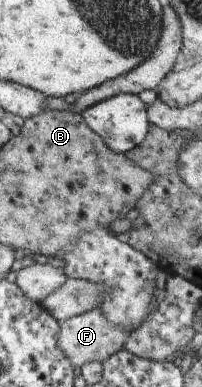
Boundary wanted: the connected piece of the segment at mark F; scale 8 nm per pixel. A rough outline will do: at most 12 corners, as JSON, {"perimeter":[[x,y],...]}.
{"perimeter":[[98,307],[61,323],[58,345],[76,367],[104,363],[135,328]]}

